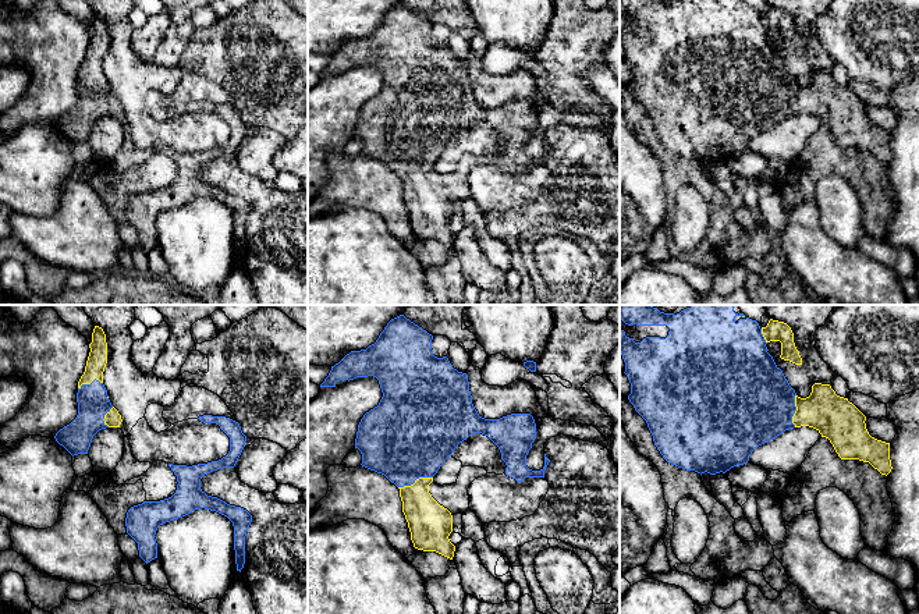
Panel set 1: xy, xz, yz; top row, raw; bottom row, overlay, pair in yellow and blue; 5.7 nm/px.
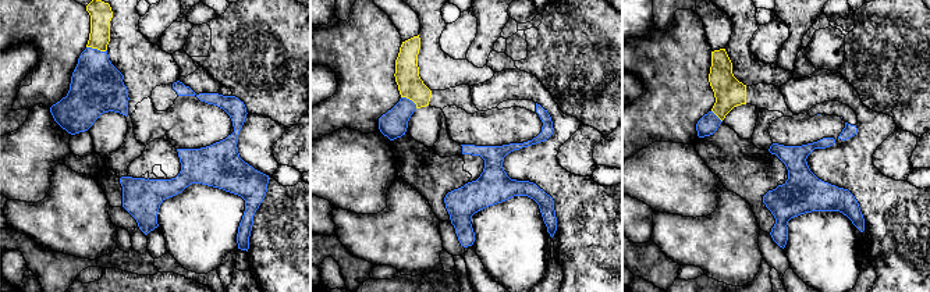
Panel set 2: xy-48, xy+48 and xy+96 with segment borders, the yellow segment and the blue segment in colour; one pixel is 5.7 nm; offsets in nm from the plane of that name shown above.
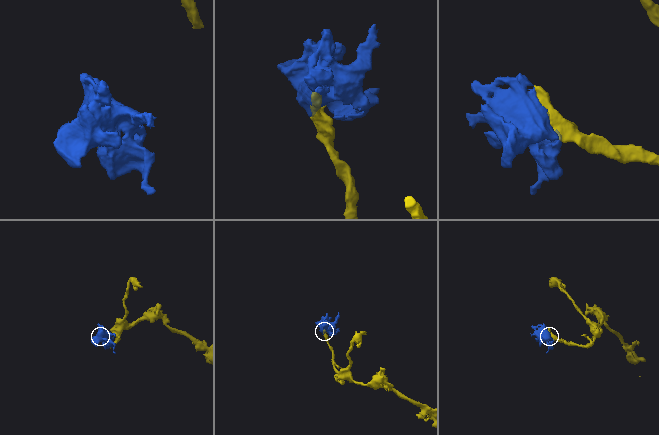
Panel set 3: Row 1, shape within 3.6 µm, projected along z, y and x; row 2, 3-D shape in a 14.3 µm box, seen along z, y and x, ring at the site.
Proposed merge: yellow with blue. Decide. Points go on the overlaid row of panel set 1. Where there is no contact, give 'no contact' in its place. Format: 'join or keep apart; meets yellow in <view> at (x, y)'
join; meets yellow in xz at (415, 481)

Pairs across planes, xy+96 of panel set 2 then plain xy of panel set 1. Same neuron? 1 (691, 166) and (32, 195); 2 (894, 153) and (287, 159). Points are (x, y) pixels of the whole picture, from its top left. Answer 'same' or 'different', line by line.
1: same
2: different

